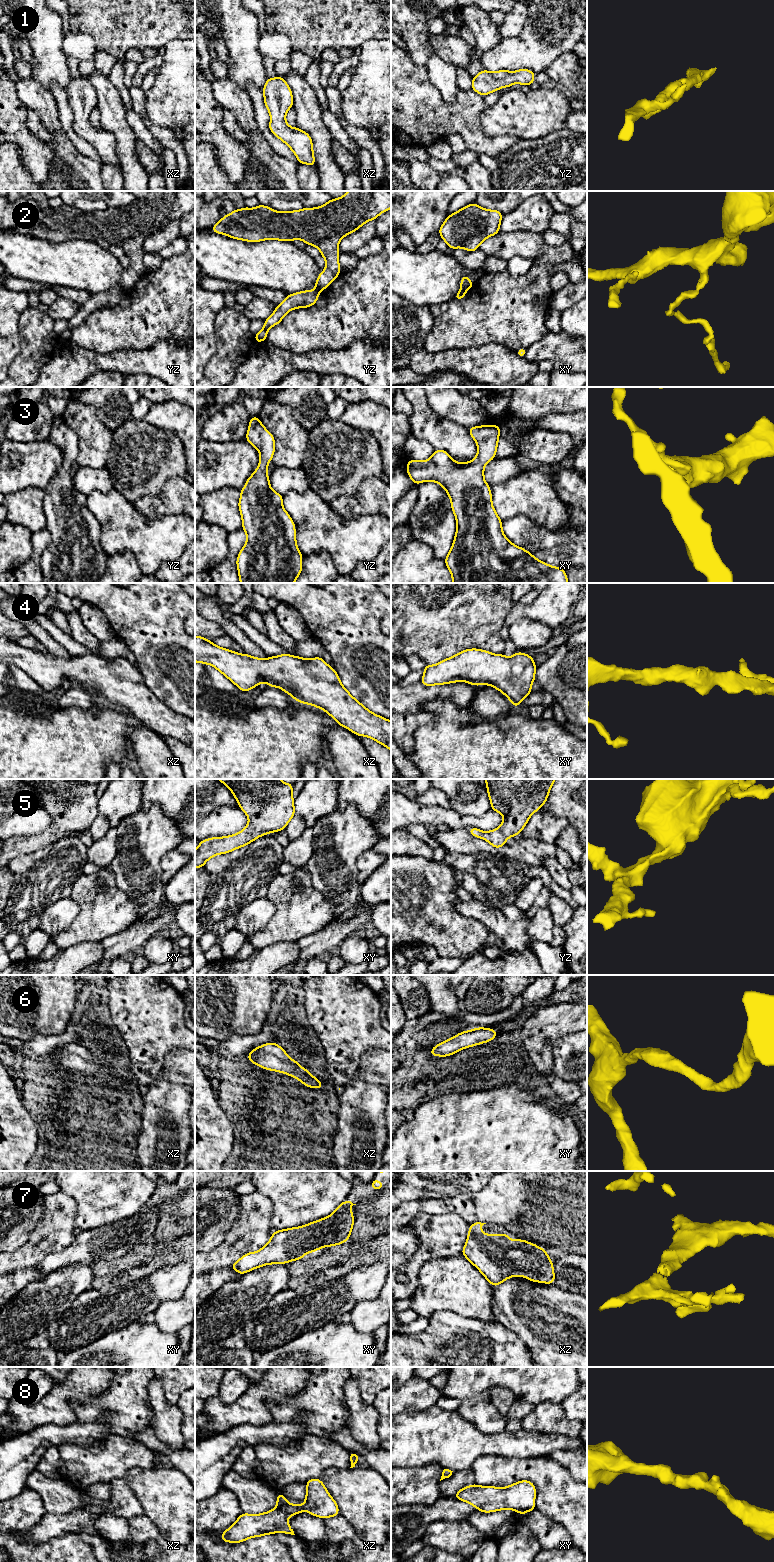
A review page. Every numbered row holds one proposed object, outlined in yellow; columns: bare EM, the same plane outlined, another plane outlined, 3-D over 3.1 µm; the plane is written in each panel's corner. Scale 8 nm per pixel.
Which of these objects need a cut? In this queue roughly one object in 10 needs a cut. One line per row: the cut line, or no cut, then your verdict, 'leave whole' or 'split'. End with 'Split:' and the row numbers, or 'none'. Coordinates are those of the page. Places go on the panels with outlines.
1: no cut | leave whole
2: yz (315, 289), (318, 291) | split
3: no cut | leave whole
4: no cut | leave whole
5: no cut | leave whole
6: no cut | leave whole
7: no cut | leave whole
8: no cut | leave whole
Split: 2

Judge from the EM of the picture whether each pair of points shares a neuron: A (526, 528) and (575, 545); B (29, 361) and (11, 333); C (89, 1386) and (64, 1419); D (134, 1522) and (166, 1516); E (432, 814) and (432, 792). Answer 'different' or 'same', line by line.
A: same
B: different
C: same
D: different
E: different

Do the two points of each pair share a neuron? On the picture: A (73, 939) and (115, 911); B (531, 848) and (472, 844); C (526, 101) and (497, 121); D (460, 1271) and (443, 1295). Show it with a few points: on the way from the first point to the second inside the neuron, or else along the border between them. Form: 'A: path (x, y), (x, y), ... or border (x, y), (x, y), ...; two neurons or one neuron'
A: path (83, 929), (92, 924), (105, 911); one neuron
B: path (516, 850), (491, 850), (487, 848); one neuron
C: path (519, 108), (513, 114), (504, 118); one neuron
D: path (455, 1277), (444, 1289); one neuron

